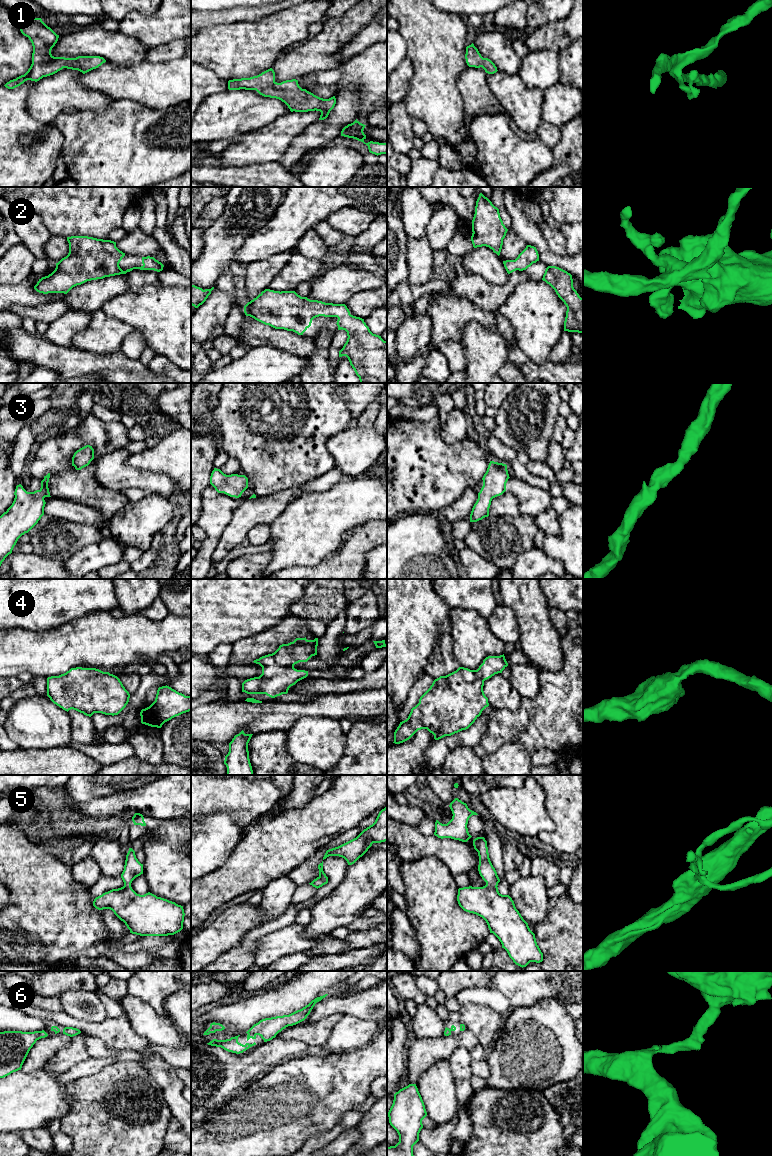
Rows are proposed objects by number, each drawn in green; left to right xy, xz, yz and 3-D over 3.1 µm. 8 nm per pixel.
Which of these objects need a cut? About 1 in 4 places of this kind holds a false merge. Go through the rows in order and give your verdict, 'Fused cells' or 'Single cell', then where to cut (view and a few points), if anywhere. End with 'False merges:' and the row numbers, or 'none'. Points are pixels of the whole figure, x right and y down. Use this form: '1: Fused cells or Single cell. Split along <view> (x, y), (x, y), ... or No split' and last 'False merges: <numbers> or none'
1: Single cell. No split
2: Single cell. No split
3: Single cell. No split
4: Single cell. No split
5: Single cell. No split
6: Single cell. No split
False merges: none

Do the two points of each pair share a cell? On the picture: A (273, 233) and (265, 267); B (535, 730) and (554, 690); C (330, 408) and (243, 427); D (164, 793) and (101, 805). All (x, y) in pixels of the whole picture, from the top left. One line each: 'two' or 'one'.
A: two
B: one
C: one
D: one

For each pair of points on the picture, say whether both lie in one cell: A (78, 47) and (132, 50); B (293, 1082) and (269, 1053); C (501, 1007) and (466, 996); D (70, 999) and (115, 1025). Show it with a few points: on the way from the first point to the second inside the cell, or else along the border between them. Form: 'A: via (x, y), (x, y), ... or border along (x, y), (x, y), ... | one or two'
A: via (91, 47), (119, 48) | one
B: border along (300, 1055), (287, 1059), (272, 1067), (266, 1073) | two
C: via (492, 998), (475, 996) | one
D: border along (105, 1018), (100, 1021), (84, 1021), (80, 1019) | two

